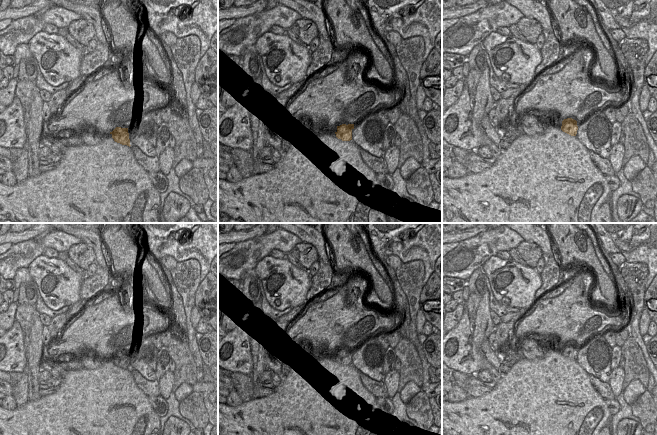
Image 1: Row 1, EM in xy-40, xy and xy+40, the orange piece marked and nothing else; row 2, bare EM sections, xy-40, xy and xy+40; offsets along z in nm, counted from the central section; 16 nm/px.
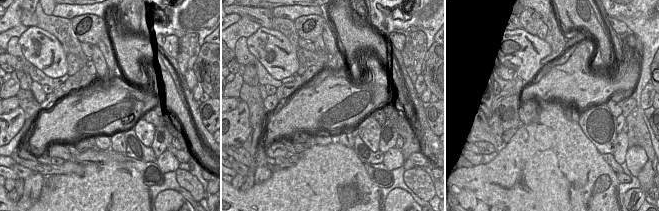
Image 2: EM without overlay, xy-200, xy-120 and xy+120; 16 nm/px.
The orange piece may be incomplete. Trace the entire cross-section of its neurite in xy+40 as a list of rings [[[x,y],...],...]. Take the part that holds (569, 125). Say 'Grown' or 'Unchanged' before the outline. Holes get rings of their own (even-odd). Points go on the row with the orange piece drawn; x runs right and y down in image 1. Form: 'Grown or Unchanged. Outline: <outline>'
Unchanged. Outline: [[[572,118],[564,119],[561,130],[571,136],[576,136],[578,130],[577,121]]]

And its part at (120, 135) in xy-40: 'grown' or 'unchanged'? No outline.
unchanged

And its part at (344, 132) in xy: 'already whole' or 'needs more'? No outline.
already whole

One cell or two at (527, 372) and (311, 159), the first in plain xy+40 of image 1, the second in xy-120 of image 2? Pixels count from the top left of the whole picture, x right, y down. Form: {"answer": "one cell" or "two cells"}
{"answer": "one cell"}

